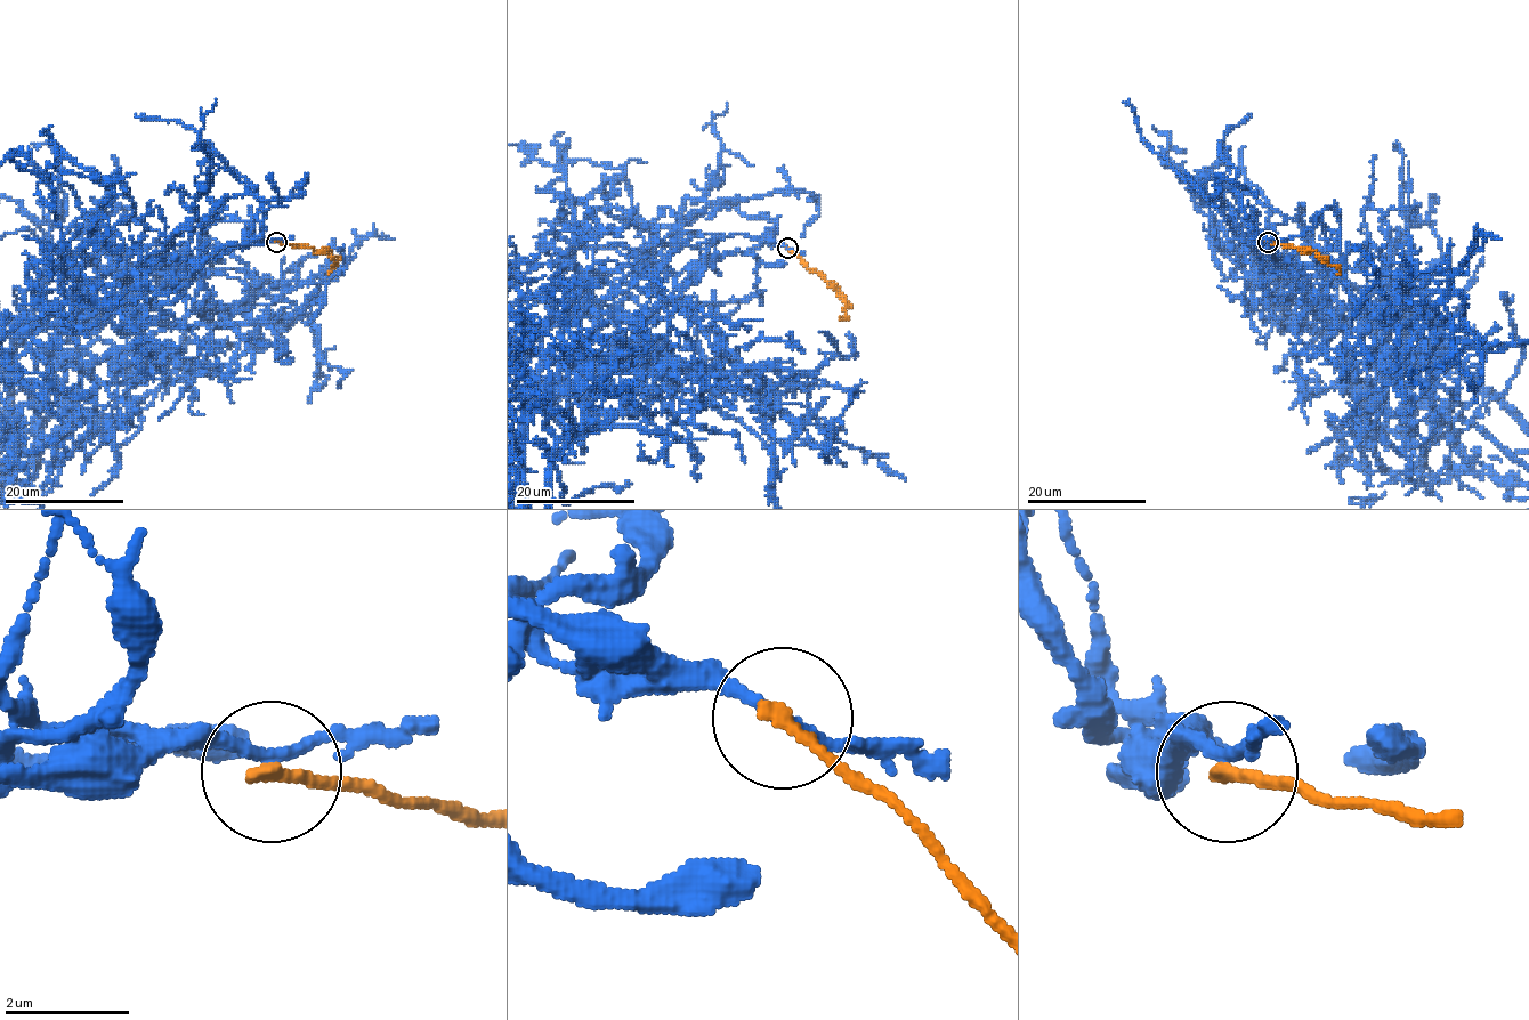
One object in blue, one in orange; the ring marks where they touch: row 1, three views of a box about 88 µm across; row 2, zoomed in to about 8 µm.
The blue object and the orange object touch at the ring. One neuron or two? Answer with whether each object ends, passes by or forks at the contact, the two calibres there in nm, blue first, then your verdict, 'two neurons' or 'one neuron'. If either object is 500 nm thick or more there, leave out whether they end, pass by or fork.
blue passes by; orange ends there; 180 nm thick on the blue side, 220 nm on the other; two neurons

